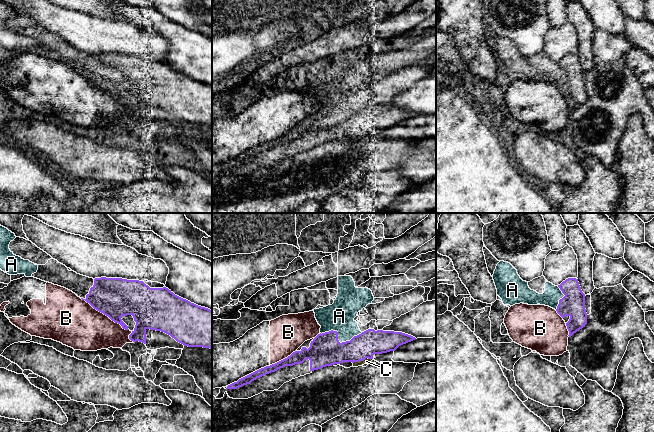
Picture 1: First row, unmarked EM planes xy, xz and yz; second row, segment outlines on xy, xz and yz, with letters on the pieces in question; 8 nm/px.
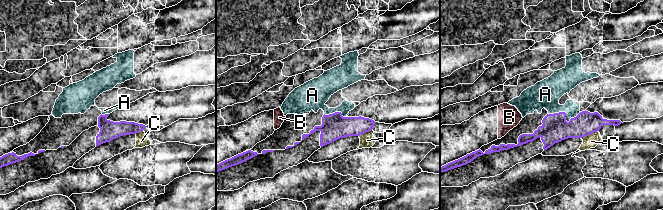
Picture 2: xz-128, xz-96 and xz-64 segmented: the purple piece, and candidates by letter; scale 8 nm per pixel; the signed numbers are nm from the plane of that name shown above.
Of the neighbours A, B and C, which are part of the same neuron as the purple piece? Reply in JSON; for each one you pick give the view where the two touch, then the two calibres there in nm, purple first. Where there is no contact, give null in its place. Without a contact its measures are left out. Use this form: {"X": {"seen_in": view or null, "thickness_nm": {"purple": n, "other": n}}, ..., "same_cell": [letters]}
{"same_cell": []}

